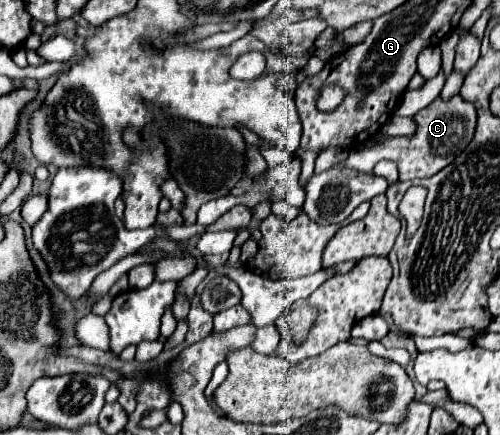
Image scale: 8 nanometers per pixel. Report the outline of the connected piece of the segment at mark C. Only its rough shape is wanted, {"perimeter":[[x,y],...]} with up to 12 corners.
{"perimeter":[[461,96],[415,114],[413,136],[357,148],[339,166],[399,180],[429,178],[473,140],[477,110]]}

